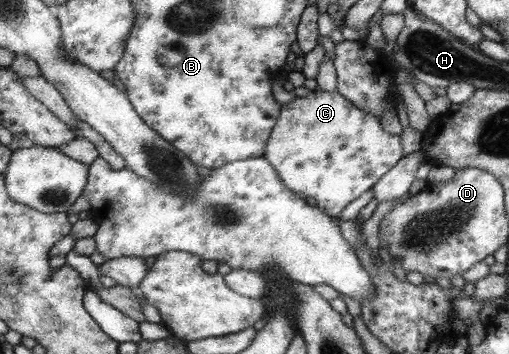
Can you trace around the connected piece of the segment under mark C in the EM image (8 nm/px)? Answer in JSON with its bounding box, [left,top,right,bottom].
[263,87,402,218]

